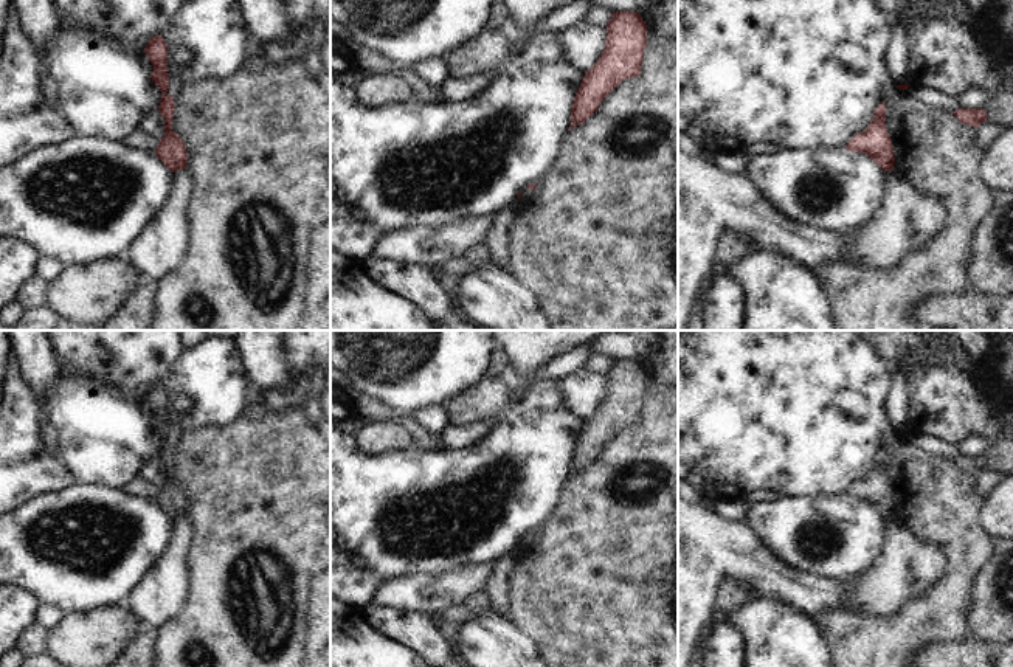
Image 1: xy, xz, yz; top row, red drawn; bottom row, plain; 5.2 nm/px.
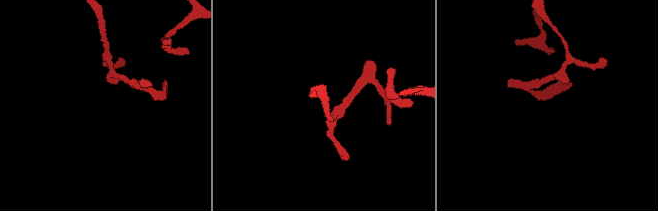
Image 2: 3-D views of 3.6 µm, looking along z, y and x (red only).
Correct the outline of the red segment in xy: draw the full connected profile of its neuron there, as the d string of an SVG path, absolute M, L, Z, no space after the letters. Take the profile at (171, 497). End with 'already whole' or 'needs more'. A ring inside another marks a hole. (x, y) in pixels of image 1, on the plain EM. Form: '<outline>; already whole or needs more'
M163 383L150 385L144 400L154 413L150 427L163 441L158 458L164 467L164 484L160 487L155 496L155 503L169 518L182 518L188 513L188 498L180 482L177 482L172 476L175 451L174 444L166 441L169 436L168 392Z; already whole

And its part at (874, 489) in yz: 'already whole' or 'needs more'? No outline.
already whole

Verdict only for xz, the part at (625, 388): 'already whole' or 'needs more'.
already whole

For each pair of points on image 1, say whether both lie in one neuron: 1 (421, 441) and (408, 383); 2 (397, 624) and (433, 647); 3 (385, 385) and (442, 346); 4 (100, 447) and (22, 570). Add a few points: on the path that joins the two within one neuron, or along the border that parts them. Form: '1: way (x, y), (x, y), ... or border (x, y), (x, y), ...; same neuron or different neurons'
1: border (376, 399), (399, 413), (410, 414); different neurons
2: way (407, 627), (416, 630), (424, 638); same neuron
3: way (399, 371), (424, 346), (428, 346); same neuron
4: border (75, 481), (101, 483), (112, 489); different neurons

